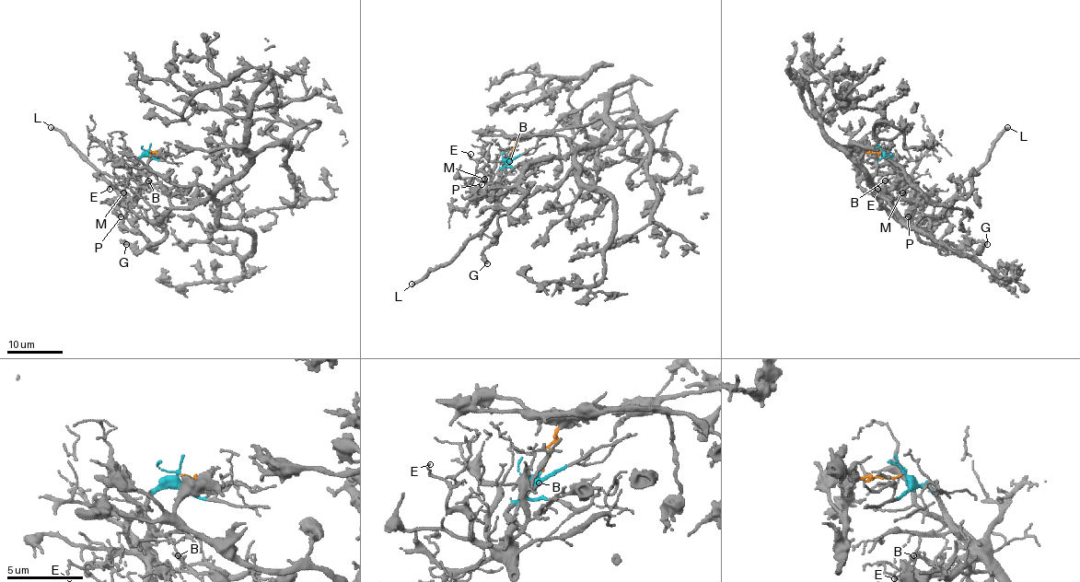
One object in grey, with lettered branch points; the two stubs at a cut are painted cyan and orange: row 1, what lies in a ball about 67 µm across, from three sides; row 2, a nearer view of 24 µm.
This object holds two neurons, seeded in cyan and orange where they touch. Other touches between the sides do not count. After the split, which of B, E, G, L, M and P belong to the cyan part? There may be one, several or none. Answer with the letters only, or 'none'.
B, E, L, M, P

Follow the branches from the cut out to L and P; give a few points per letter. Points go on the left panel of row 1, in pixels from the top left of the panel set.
L: (150, 150), (137, 163), (139, 193), (129, 203), (52, 127)
P: (150, 150), (137, 163), (139, 188), (116, 212), (121, 217)

